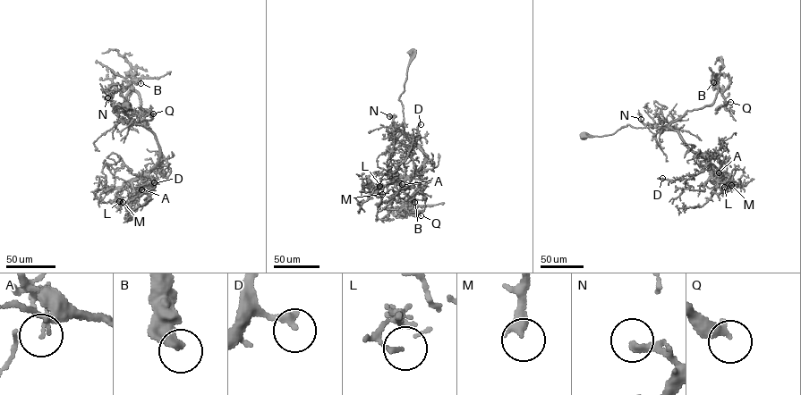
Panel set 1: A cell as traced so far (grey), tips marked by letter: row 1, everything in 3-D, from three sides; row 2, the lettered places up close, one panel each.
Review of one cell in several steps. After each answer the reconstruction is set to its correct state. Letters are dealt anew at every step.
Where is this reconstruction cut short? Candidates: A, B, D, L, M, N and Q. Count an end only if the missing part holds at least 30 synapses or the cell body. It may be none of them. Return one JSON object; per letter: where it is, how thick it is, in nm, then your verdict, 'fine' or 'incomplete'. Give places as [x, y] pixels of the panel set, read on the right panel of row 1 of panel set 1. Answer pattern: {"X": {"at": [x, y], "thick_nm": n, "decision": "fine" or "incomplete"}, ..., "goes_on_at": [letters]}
{"A": {"at": [719, 172], "thick_nm": 90, "decision": "fine"}, "B": {"at": [713, 82], "thick_nm": 360, "decision": "fine"}, "D": {"at": [662, 178], "thick_nm": 280, "decision": "fine"}, "L": {"at": [724, 187], "thick_nm": 130, "decision": "fine"}, "M": {"at": [731, 185], "thick_nm": 380, "decision": "fine"}, "N": {"at": [641, 119], "thick_nm": 220, "decision": "fine"}, "Q": {"at": [730, 102], "thick_nm": 300, "decision": "fine"}, "goes_on_at": []}

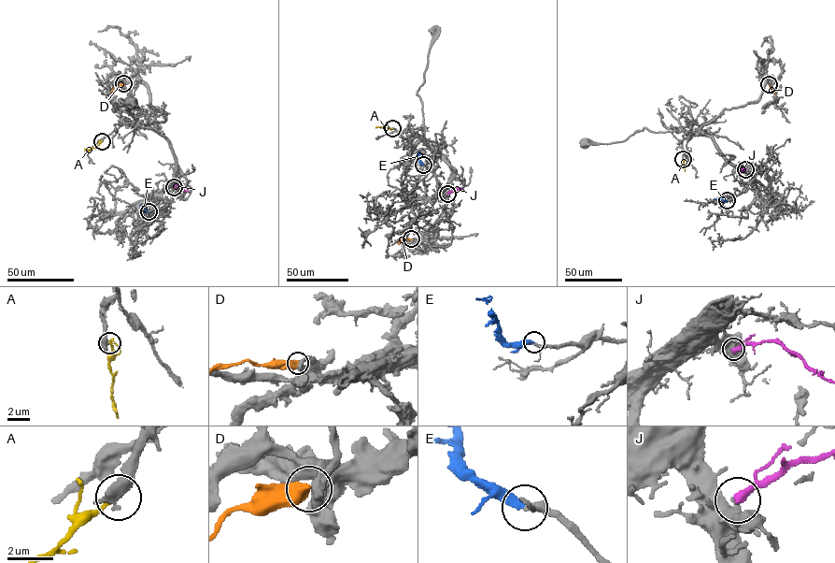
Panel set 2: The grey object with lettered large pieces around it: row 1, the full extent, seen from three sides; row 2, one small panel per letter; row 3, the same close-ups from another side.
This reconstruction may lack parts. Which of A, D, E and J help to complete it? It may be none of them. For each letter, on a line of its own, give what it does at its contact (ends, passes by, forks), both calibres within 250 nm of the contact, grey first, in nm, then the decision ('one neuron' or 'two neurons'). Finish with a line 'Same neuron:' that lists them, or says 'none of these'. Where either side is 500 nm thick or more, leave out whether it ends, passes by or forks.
A: 600/170 nm | two neurons
D: 480/600 nm | two neurons
E: it ends | 180/320 nm | one neuron
J: it ends | 480/360 nm | two neurons
Same neuron: E

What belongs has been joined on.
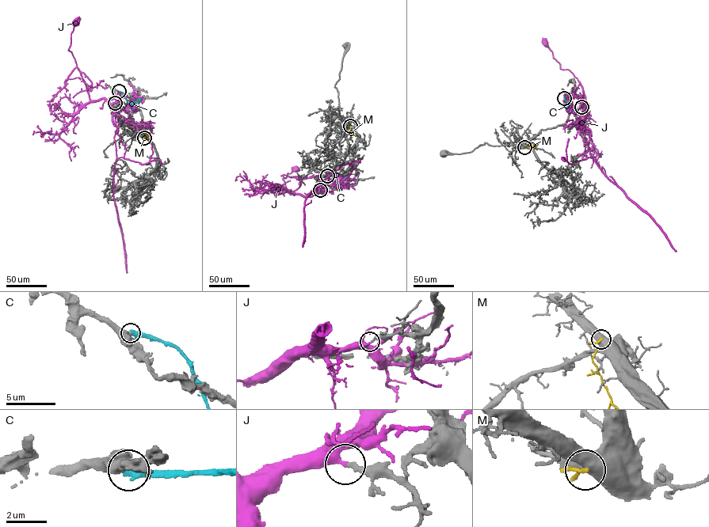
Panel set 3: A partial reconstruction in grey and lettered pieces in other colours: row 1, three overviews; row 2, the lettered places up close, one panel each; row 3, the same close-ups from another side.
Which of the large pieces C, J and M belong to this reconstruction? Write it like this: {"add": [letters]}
{"add": []}

